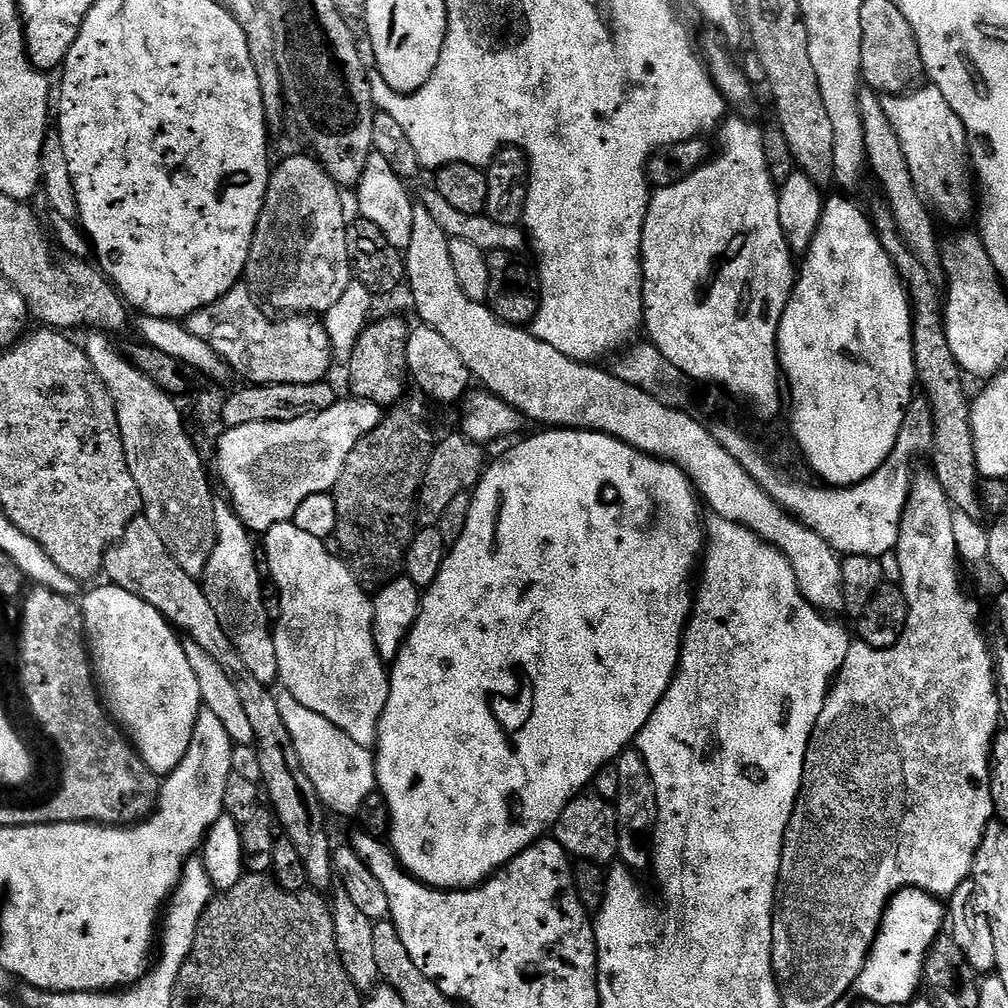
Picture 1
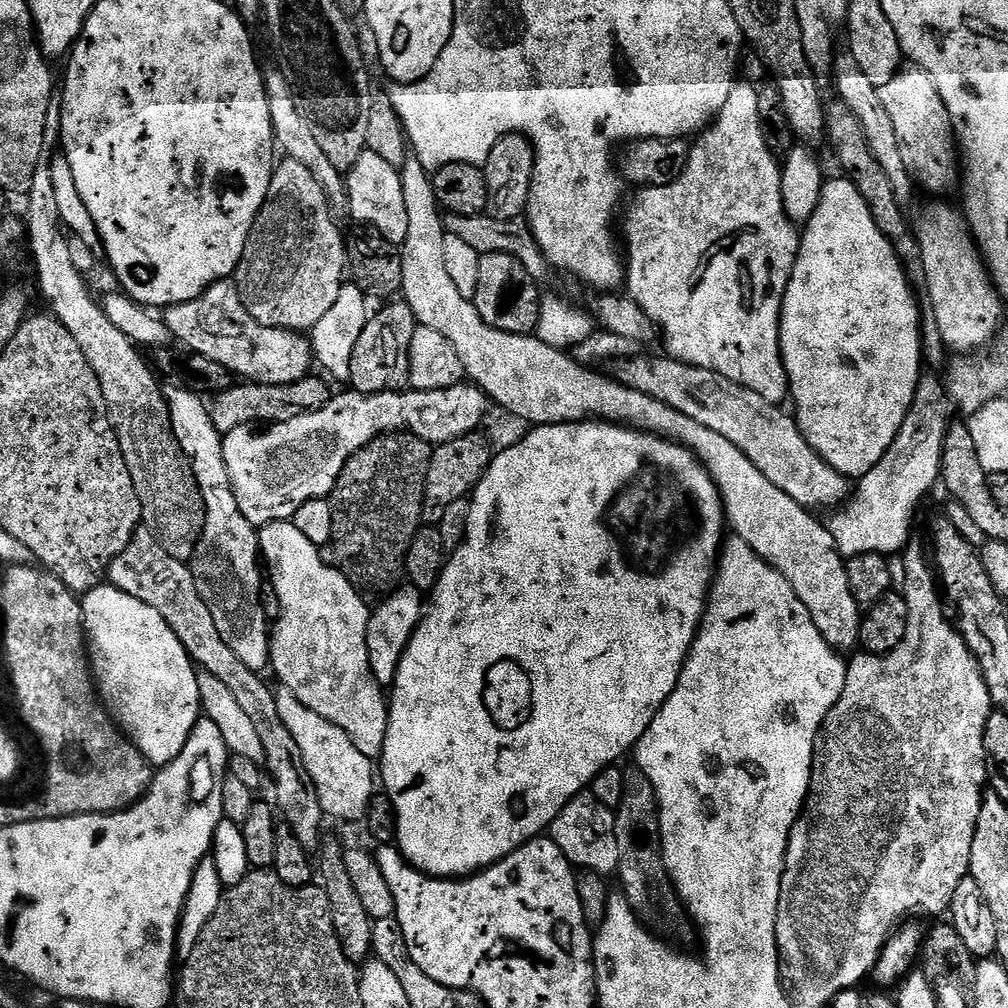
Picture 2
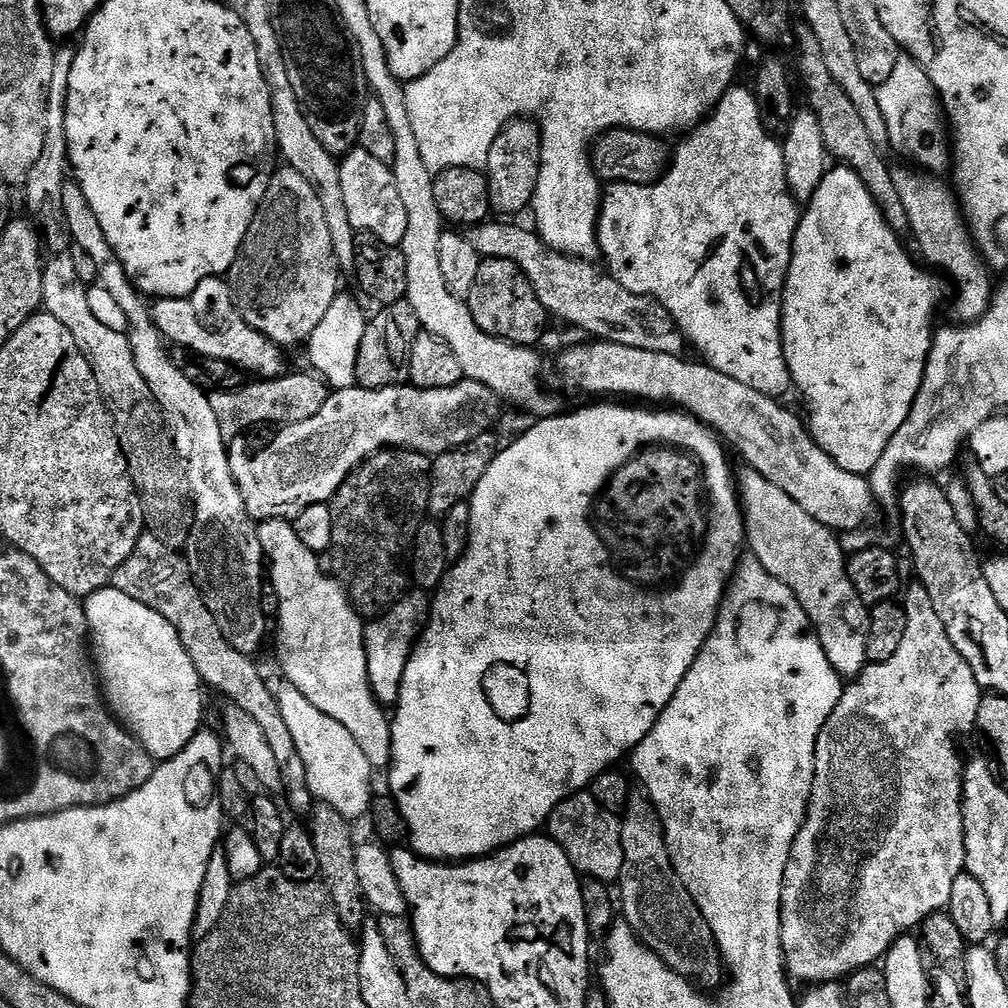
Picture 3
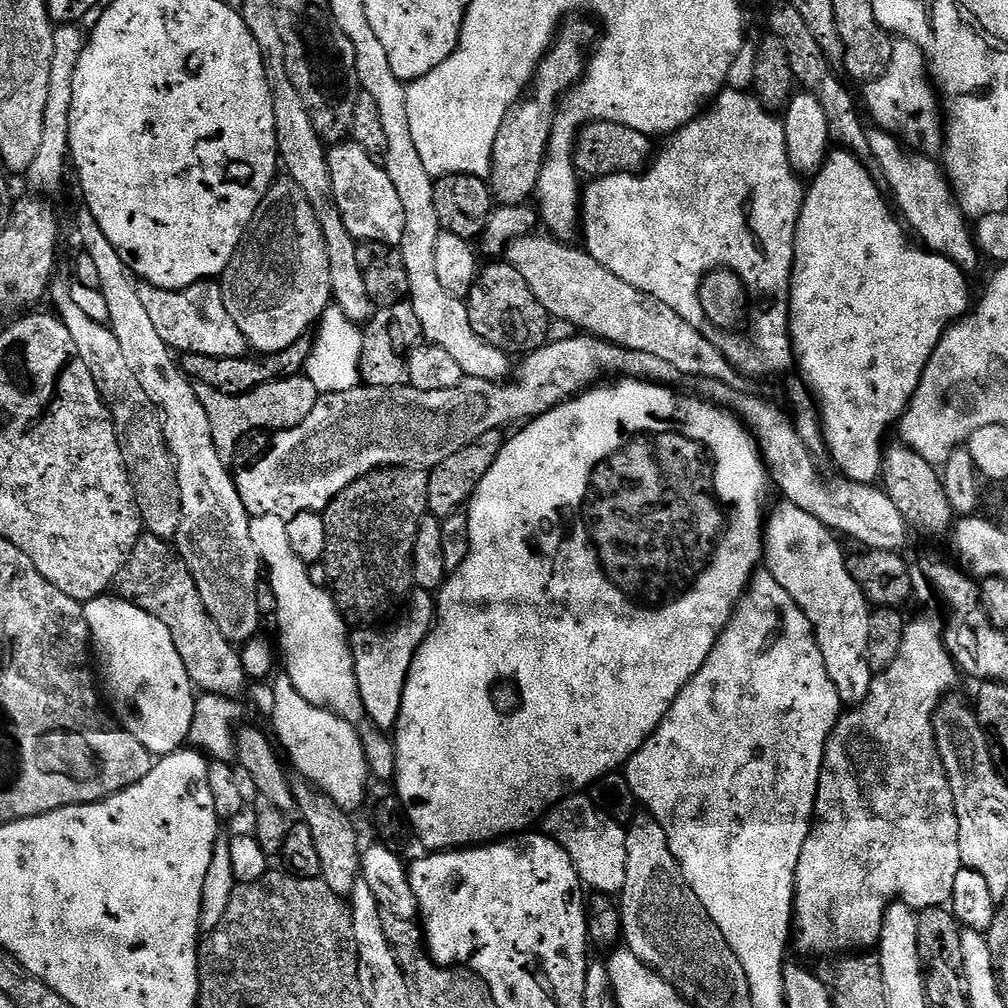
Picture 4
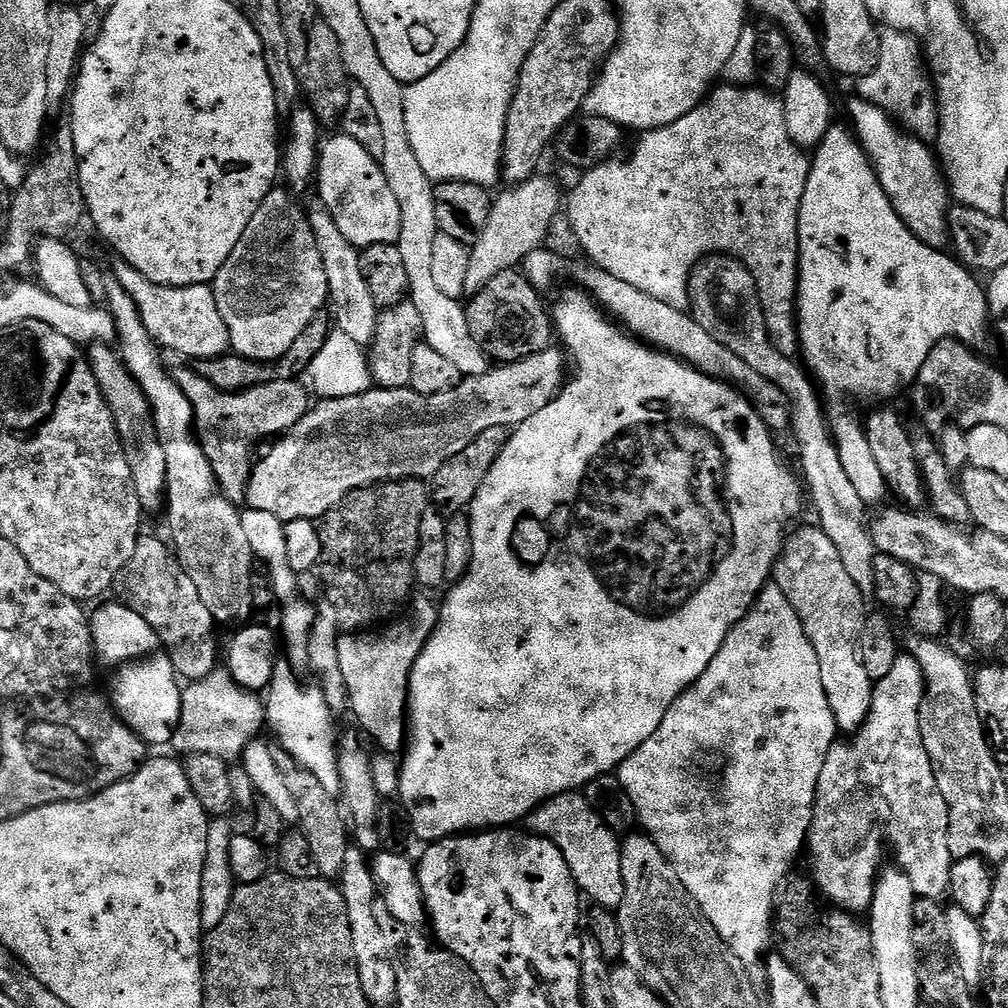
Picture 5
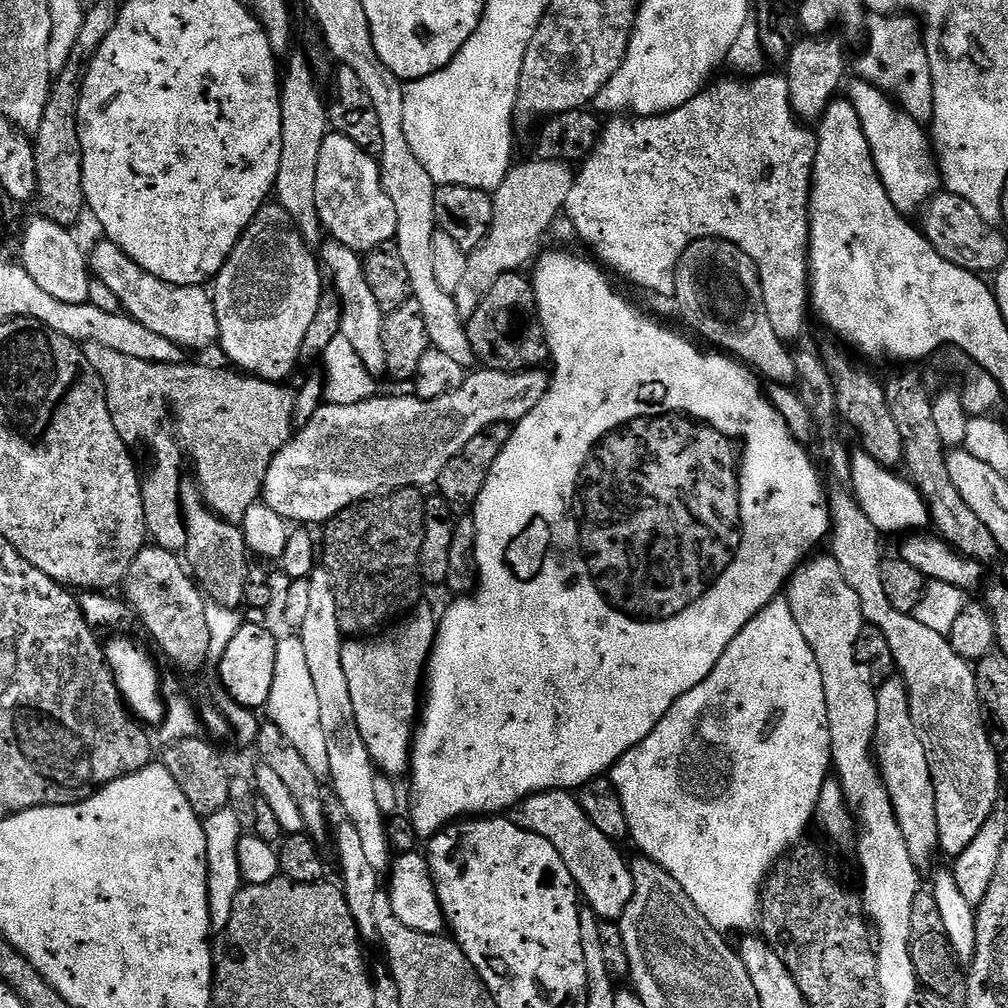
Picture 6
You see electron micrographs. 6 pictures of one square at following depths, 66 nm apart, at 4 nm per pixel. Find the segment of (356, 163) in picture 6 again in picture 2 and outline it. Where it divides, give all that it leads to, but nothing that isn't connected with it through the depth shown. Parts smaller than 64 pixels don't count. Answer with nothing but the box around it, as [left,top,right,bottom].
[346,150,408,246]

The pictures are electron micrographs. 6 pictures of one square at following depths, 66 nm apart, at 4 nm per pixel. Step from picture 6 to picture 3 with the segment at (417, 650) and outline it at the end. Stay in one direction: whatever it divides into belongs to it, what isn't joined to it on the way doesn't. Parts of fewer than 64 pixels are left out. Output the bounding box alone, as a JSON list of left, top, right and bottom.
[365,587,432,706]

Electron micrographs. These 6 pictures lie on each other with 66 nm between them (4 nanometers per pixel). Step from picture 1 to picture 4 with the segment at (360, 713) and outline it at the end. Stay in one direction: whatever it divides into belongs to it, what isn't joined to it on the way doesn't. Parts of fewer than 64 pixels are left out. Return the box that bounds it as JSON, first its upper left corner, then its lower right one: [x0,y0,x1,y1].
[250,517,396,781]

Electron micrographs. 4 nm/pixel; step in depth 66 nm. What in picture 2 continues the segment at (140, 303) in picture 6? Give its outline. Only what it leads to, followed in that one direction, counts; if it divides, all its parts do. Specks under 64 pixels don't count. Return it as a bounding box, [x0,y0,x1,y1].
[162,279,314,386]

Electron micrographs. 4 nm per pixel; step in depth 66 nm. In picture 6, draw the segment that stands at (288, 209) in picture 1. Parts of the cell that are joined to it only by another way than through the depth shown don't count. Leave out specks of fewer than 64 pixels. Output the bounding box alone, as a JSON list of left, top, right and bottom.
[210,203,326,381]

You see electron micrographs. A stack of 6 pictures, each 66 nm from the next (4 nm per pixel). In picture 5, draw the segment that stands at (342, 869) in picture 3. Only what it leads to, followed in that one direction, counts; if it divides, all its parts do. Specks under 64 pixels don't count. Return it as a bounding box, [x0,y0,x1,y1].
[272,747,350,878]

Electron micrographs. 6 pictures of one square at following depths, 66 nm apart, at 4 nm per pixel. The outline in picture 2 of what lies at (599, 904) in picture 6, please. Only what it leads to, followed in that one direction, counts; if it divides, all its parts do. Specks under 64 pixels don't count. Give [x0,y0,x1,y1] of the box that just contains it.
[550,791,620,878]

